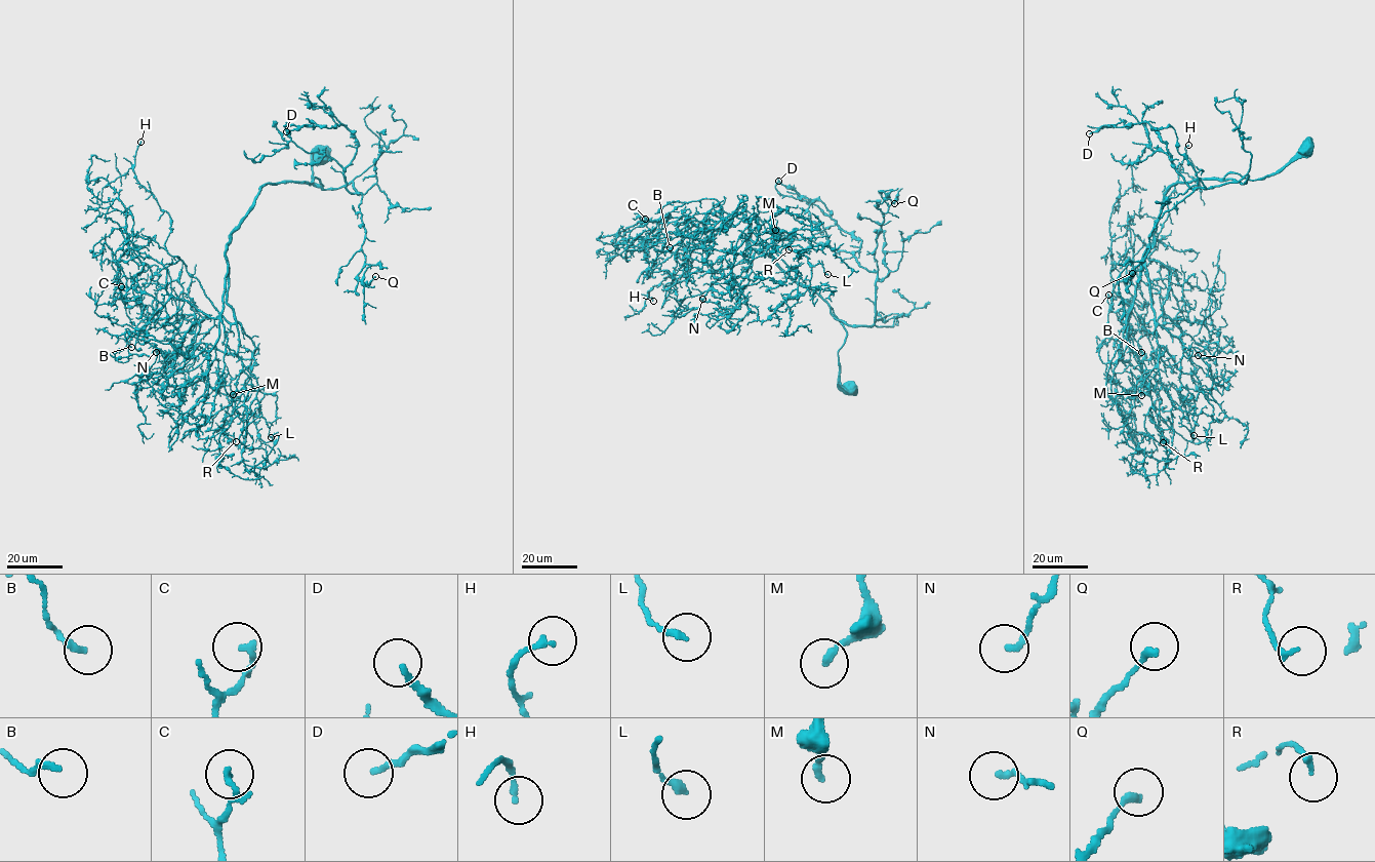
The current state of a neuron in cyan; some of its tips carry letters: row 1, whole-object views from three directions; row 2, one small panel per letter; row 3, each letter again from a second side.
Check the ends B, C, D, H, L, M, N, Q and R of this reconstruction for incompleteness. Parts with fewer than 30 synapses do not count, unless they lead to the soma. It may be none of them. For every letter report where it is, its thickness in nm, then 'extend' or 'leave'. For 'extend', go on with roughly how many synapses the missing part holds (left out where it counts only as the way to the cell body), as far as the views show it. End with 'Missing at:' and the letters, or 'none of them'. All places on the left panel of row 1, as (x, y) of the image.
B: at (131, 347); 180 nm thick; leave
C: at (121, 286); 130 nm thick; leave
D: at (286, 131); 190 nm thick; leave
H: at (140, 142); 150 nm thick; leave
L: at (271, 437); 200 nm thick; leave
M: at (233, 394); 190 nm thick; extend; about 35 synapses
N: at (156, 352); 180 nm thick; leave
Q: at (375, 276); 200 nm thick; leave
R: at (236, 441); 180 nm thick; leave
Missing at: M

